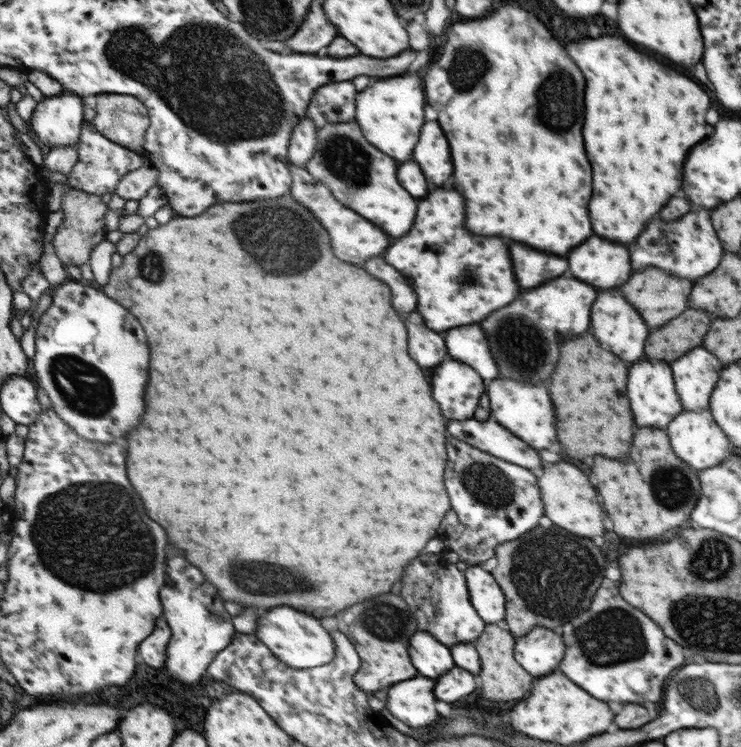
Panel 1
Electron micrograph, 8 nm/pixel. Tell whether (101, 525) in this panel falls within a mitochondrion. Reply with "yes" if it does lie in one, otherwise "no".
yes

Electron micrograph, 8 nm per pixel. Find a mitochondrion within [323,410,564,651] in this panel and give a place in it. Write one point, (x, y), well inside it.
(486, 483)

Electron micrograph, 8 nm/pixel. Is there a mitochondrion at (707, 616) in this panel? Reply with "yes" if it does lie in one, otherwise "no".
yes

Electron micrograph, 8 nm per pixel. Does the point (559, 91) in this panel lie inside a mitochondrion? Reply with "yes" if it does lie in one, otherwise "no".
yes

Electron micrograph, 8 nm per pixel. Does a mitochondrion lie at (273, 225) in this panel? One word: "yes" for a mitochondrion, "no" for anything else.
yes

